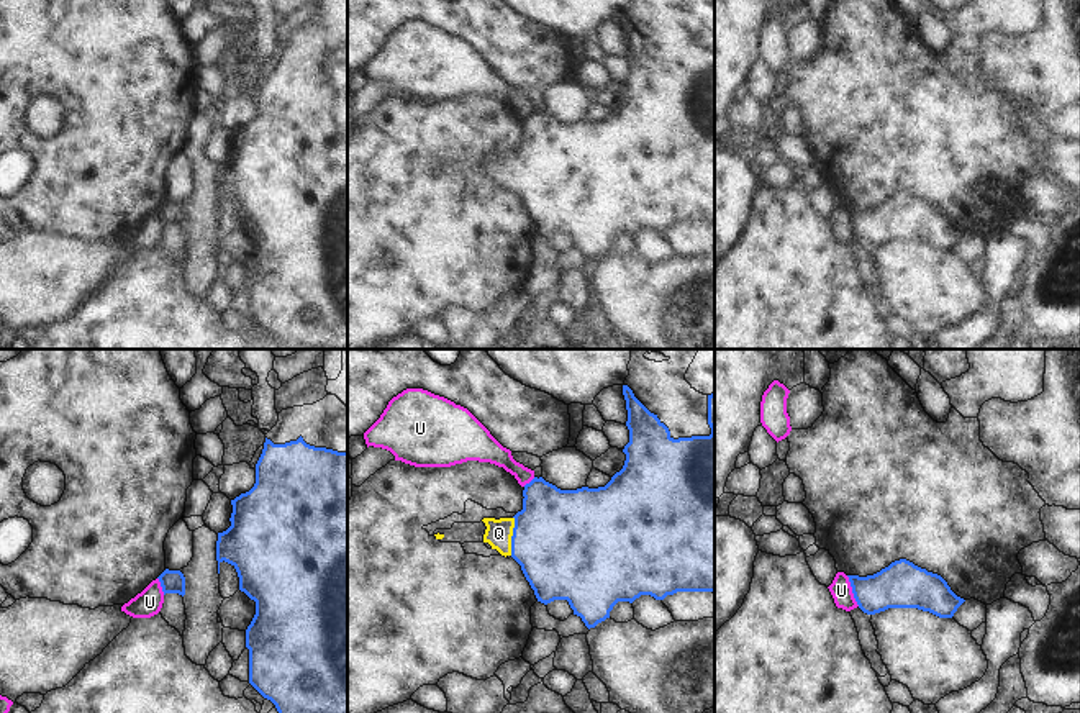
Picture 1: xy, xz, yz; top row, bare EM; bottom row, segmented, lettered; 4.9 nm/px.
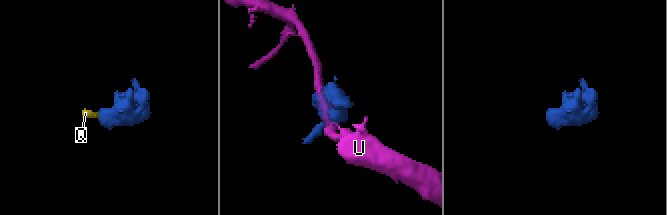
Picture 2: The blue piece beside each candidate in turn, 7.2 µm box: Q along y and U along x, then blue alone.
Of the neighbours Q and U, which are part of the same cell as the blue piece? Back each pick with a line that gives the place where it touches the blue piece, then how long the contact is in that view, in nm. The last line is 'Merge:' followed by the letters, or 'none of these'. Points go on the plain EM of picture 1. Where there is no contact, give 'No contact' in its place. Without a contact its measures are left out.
Q: Touches blue at xz (512, 169). Shared border 190 nm
Merge: Q.

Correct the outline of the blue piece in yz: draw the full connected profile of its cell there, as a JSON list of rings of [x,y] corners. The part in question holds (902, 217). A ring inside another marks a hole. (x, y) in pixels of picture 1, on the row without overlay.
[[[906,192],[895,193],[874,208],[847,210],[859,241],[867,248],[888,241],[918,241],[939,251],[952,251],[965,234],[941,208]]]

